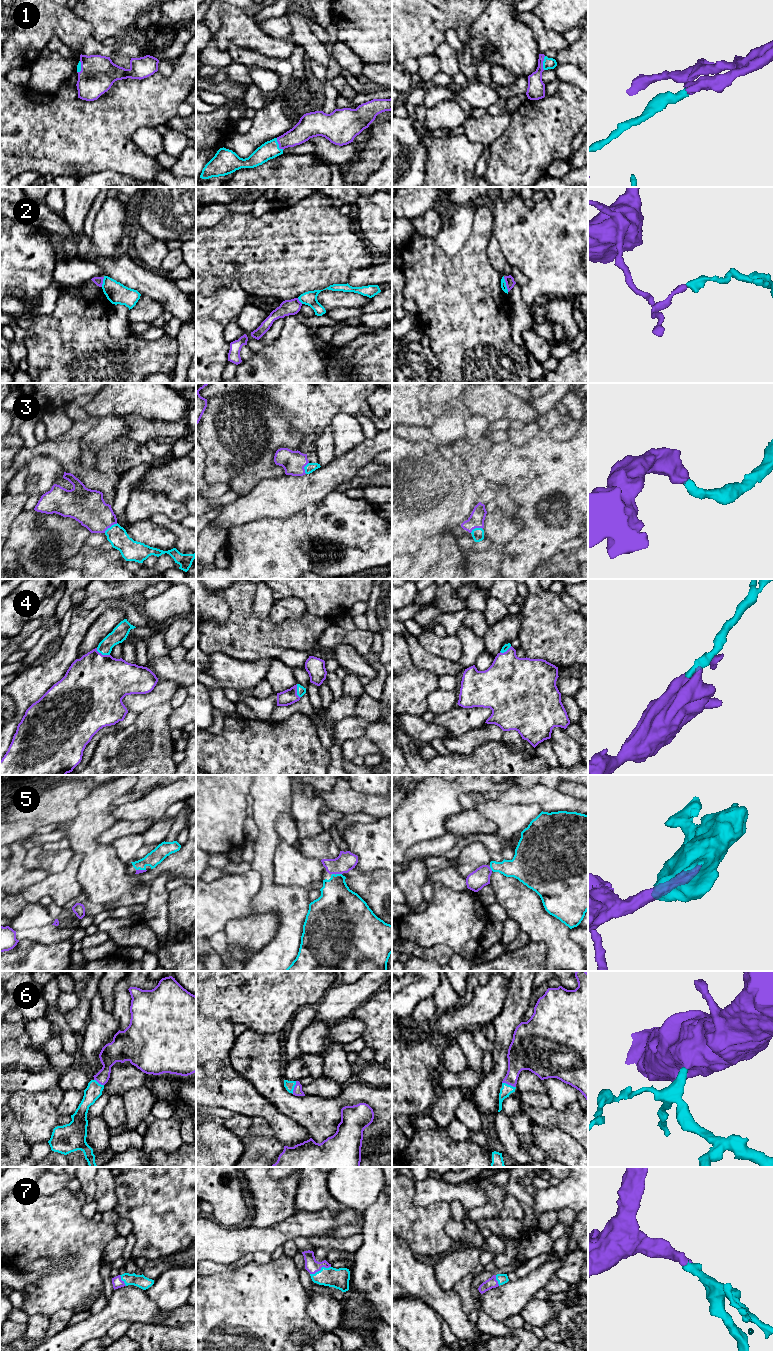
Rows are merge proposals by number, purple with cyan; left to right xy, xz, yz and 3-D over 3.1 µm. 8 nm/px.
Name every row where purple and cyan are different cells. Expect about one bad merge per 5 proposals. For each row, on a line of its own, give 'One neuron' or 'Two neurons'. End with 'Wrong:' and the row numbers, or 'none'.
1: One neuron
2: Two neurons
3: One neuron
4: One neuron
5: One neuron
6: One neuron
7: One neuron
Wrong: 2

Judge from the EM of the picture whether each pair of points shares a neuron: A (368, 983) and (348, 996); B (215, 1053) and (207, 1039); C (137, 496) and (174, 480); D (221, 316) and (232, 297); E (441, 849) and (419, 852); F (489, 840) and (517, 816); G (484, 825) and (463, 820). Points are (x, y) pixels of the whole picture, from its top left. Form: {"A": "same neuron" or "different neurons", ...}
{"A": "same neuron", "B": "same neuron", "C": "different neurons", "D": "same neuron", "E": "same neuron", "F": "different neurons", "G": "same neuron"}

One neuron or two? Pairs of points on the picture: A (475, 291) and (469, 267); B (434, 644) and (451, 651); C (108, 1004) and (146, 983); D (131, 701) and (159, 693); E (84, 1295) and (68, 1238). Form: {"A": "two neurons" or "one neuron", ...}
{"A": "one neuron", "B": "one neuron", "C": "two neurons", "D": "one neuron", "E": "one neuron"}

